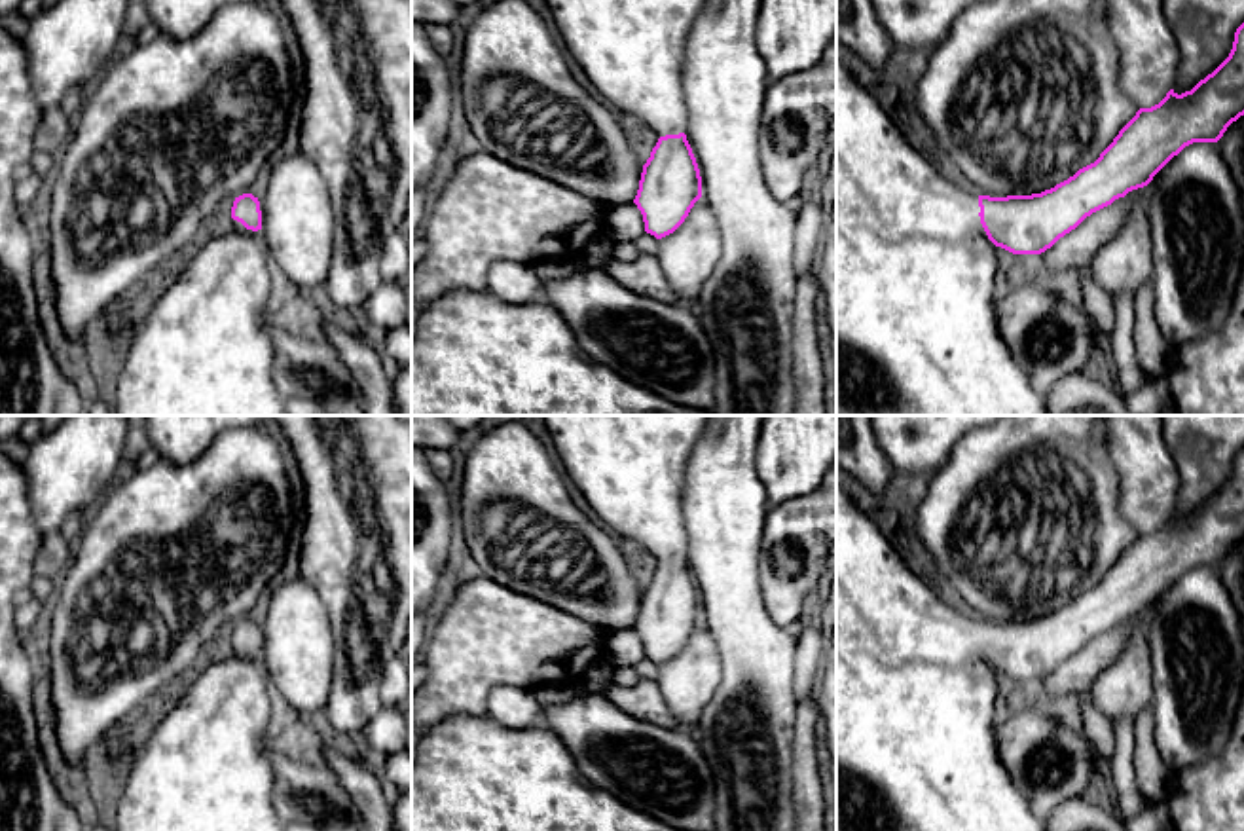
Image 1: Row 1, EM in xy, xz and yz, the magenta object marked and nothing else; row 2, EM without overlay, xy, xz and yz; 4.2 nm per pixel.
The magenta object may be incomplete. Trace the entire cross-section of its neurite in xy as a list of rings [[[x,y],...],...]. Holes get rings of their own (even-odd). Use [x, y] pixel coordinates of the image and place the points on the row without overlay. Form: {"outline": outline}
{"outline": [[[243,619],[231,628],[231,653],[212,660],[133,755],[114,831],[286,831],[273,806],[267,757],[279,702],[262,658],[260,626]]]}

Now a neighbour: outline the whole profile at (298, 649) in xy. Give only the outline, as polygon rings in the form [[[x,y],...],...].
[[[302,577],[277,588],[260,628],[269,687],[288,715],[317,719],[332,691],[336,641],[328,609]]]

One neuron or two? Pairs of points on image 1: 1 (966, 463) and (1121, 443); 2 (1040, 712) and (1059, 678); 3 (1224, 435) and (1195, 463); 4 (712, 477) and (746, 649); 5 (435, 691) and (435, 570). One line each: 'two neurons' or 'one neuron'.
1: two neurons
2: two neurons
3: one neuron
4: one neuron
5: two neurons

